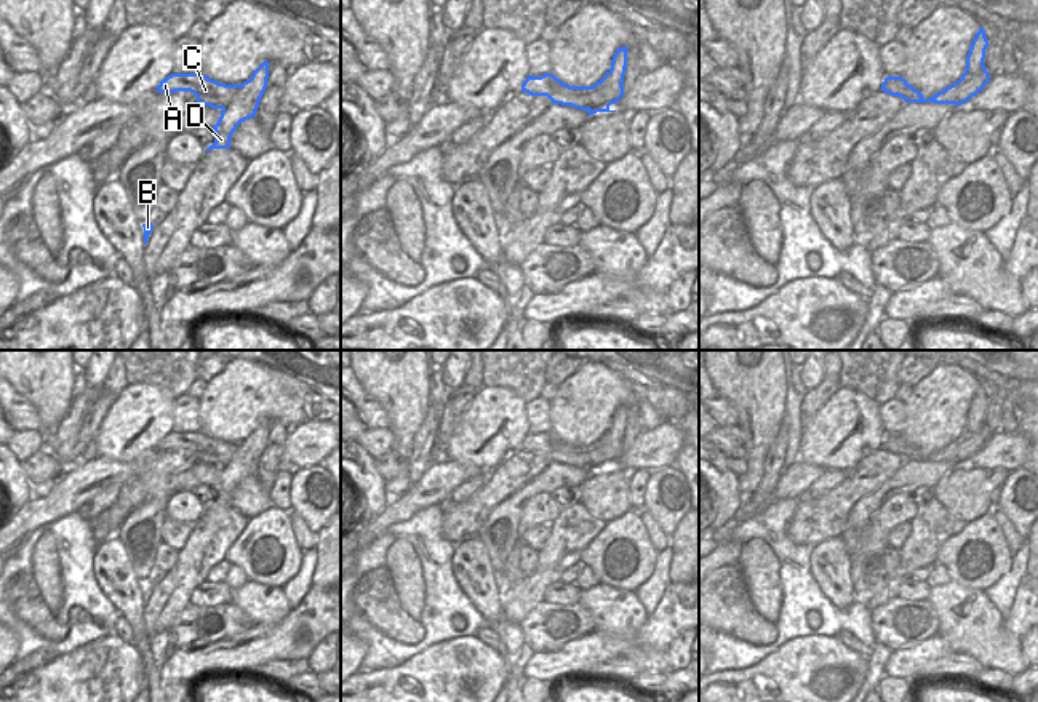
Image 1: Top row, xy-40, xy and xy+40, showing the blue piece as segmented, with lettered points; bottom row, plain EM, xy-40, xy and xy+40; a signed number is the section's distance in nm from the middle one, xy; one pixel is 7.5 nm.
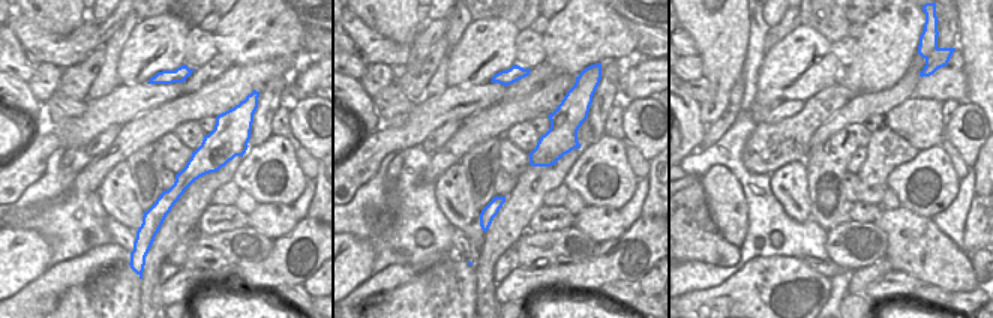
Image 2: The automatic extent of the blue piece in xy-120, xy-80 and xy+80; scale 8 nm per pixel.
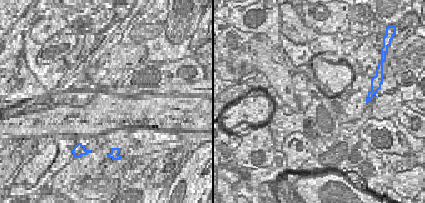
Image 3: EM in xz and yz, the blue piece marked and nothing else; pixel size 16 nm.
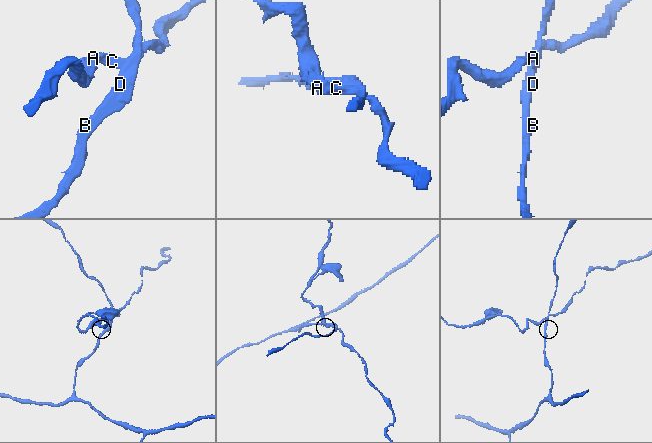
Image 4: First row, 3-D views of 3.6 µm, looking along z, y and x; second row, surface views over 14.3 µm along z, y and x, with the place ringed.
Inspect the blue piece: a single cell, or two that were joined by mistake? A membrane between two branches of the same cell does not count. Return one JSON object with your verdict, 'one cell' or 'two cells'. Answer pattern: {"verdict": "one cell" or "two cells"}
{"verdict": "two cells"}

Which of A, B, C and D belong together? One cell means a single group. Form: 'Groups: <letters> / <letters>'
Groups: A C / B D.

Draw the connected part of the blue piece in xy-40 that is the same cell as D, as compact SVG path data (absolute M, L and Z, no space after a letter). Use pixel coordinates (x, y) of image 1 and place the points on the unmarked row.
M264 419L253 430L240 453L226 467L222 467L218 481L213 485L216 497L206 509L230 507L230 496L237 485L242 480L256 475L259 459L267 446L269 422L270 421Z

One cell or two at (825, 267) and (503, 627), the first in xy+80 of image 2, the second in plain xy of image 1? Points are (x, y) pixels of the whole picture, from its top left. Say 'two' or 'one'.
two

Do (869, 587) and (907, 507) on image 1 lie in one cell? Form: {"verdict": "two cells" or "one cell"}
{"verdict": "one cell"}

